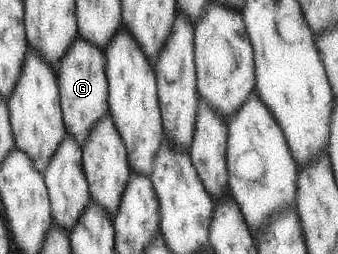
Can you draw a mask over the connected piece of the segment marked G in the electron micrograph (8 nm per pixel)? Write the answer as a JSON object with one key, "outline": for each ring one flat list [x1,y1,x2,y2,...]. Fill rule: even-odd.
{"outline":[[75,36,73,42,69,42,69,48,65,48,65,54,56,63,54,72,64,132,73,136,73,140,77,140,77,144,81,147,85,142,85,136,89,134,89,128,99,120,99,116,105,116,108,110,104,54,93,44,85,42,81,36]]}

